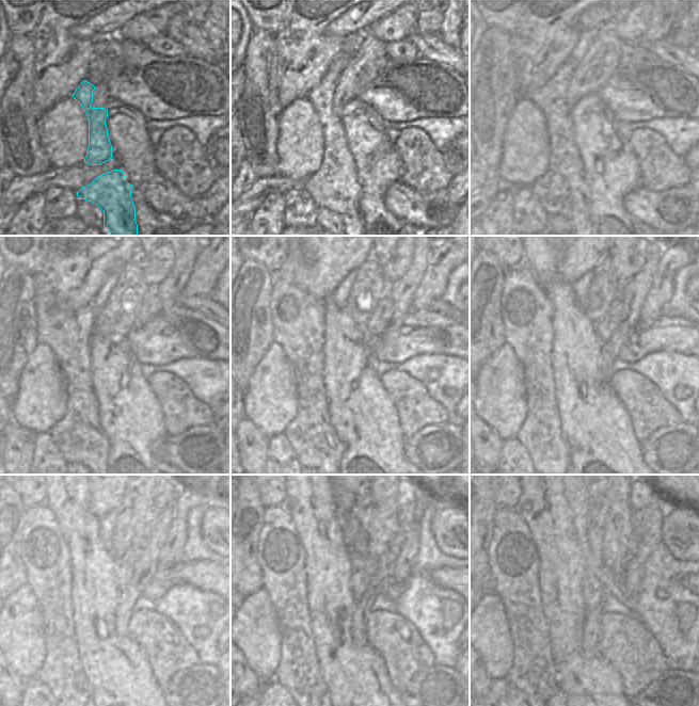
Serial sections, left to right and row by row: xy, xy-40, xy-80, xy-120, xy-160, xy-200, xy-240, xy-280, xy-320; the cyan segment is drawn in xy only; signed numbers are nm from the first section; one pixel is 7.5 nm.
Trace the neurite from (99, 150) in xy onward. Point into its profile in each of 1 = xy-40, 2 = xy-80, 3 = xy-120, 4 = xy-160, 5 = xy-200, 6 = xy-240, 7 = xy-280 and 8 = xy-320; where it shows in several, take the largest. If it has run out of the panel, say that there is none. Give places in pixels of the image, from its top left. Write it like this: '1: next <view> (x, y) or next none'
1: next xy-40 (334, 186)
2: next xy-80 (562, 190)
3: next xy-120 (78, 435)
4: next xy-160 (298, 322)
5: next xy-200 (526, 310)
6: next xy-240 (44, 551)
7: next xy-280 (280, 554)
8: next xy-320 (512, 557)

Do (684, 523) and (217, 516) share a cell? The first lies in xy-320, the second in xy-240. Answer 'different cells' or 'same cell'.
same cell

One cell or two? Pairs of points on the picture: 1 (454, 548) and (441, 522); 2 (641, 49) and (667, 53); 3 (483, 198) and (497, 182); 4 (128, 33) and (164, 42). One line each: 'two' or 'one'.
1: one
2: two
3: one
4: two

